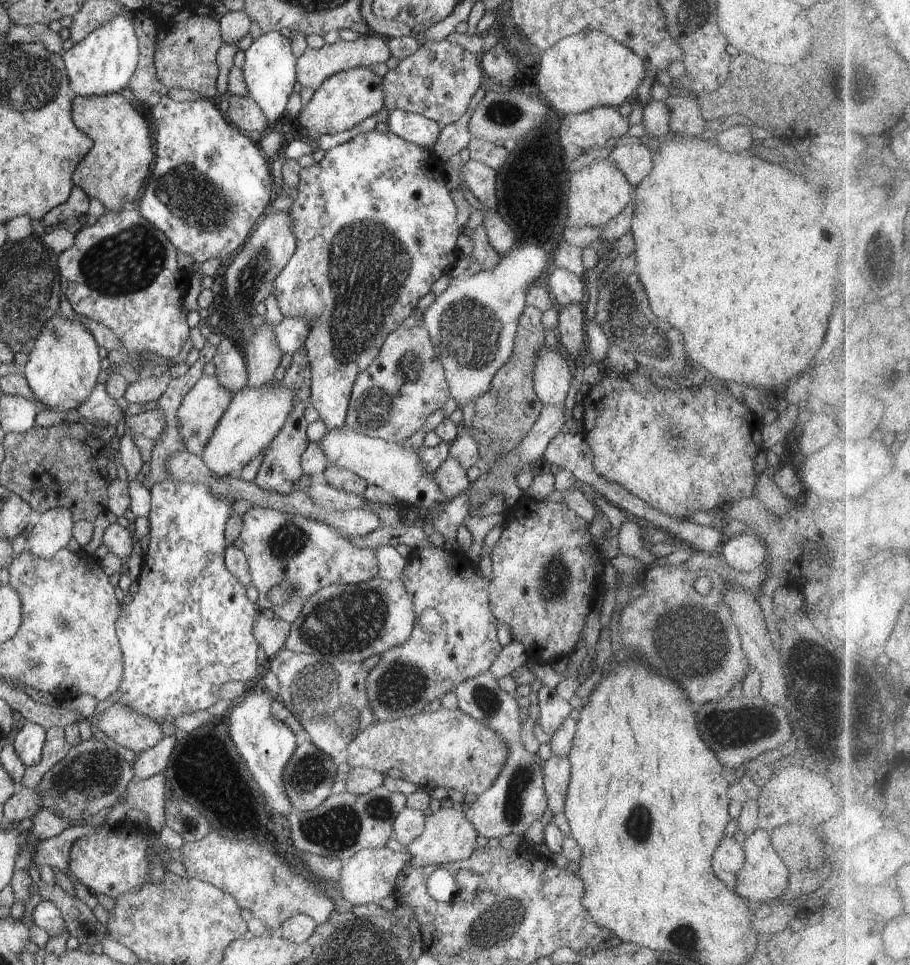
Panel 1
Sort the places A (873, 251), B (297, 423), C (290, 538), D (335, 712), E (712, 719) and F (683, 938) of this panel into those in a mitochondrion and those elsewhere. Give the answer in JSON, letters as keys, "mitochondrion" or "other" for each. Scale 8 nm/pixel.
{"A":"mitochondrion","B":"other","C":"mitochondrion","D":"mitochondrion","E":"other","F":"mitochondrion"}

